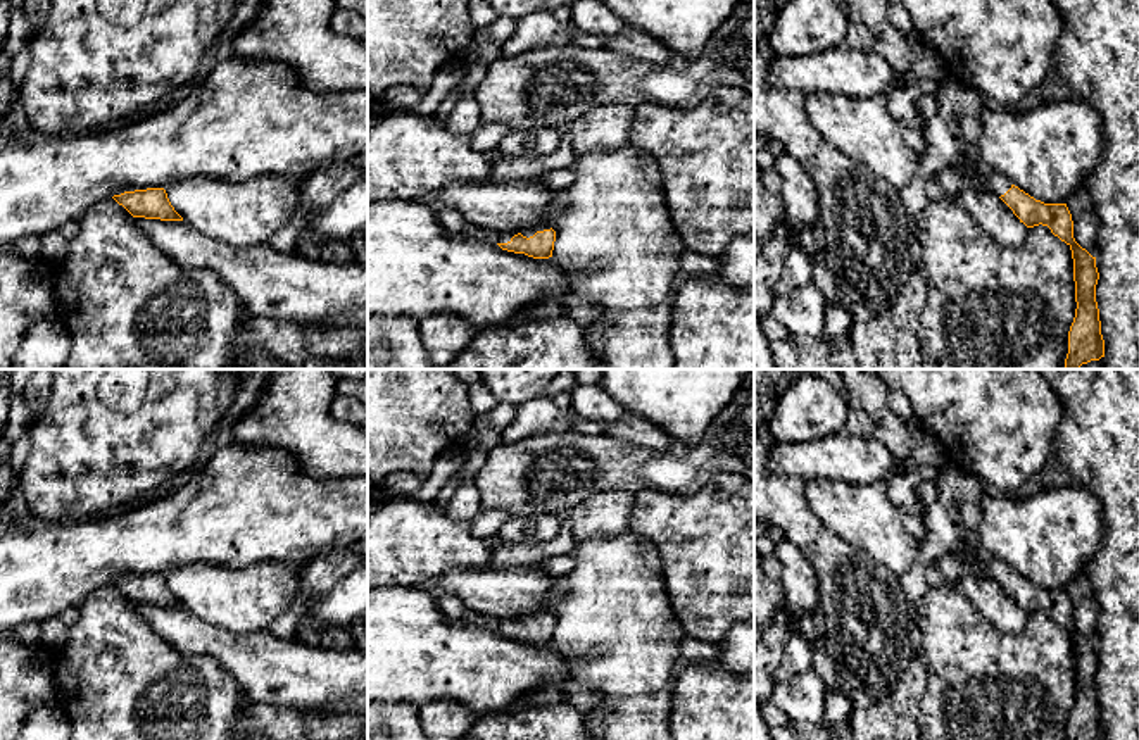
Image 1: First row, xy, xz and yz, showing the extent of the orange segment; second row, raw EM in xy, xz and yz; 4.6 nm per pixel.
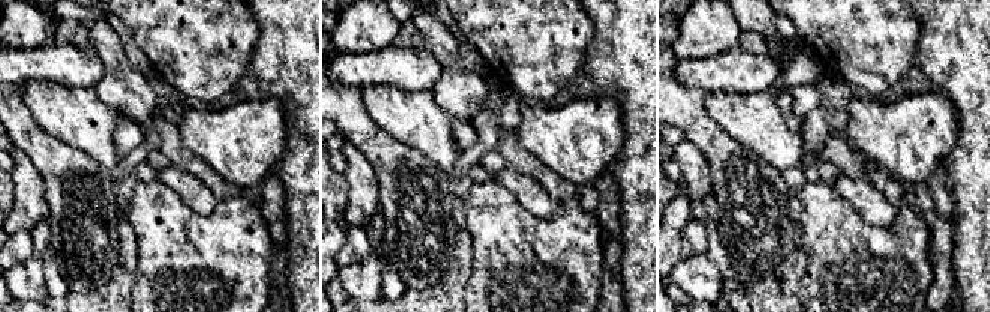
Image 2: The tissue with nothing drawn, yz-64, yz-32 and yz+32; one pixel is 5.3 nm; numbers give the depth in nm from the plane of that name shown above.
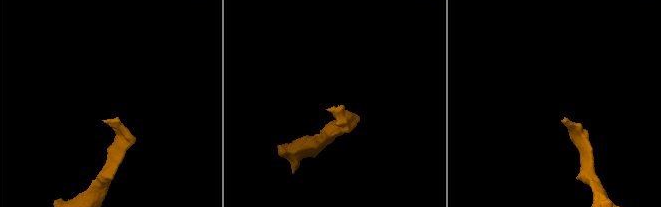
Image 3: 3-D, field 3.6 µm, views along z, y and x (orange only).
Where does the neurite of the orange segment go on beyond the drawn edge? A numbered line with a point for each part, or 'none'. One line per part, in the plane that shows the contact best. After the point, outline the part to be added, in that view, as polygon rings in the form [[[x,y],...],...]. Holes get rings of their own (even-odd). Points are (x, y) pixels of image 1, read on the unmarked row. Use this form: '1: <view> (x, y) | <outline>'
1: xz (528, 618) | [[[537,611],[537,612],[530,612],[530,614],[525,614],[521,618],[513,618],[513,619],[500,619],[499,624],[497,624],[497,630],[507,630],[511,628],[511,624],[518,619],[521,619],[523,623],[530,624],[533,623],[537,618],[544,618],[544,616],[551,616],[552,612],[545,612],[545,611]]]

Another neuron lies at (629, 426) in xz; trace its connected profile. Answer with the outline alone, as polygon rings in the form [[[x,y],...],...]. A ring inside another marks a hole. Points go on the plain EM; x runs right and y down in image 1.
[[[623,411],[616,419],[607,421],[606,433],[632,445],[656,450],[664,450],[673,442],[659,426],[630,411]]]

